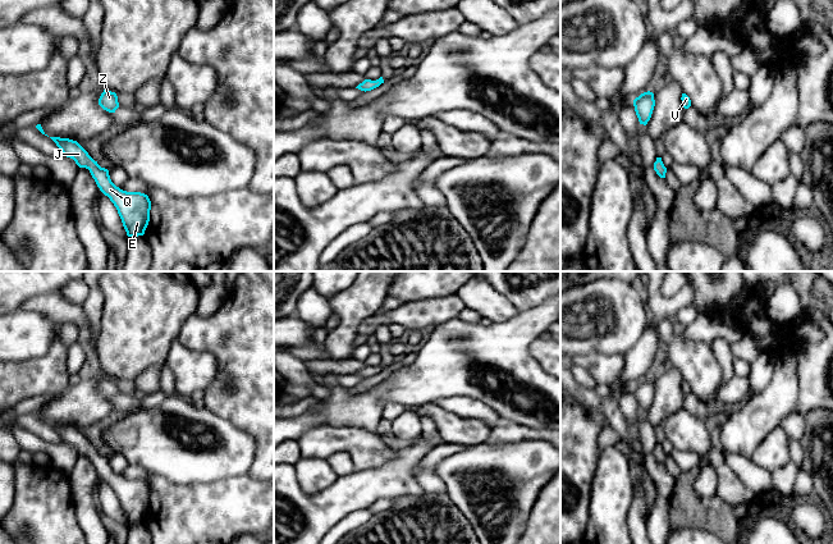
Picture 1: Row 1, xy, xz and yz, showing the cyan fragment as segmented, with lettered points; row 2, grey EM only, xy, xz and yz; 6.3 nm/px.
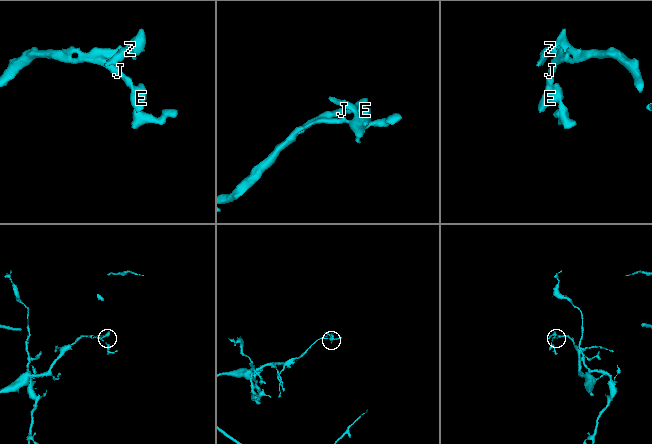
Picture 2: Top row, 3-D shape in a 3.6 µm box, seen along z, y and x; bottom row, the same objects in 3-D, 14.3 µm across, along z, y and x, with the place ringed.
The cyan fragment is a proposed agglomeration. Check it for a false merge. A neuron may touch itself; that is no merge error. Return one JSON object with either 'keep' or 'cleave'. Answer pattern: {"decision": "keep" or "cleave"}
{"decision": "keep"}

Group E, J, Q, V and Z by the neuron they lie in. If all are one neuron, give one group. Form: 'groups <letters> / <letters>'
groups E J Q V Z

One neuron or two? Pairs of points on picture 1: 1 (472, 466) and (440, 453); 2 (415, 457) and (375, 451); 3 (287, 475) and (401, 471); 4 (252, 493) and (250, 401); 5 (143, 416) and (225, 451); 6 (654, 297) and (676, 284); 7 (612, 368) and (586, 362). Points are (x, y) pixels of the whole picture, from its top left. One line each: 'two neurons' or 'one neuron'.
1: two neurons
2: two neurons
3: one neuron
4: two neurons
5: one neuron
6: two neurons
7: one neuron

